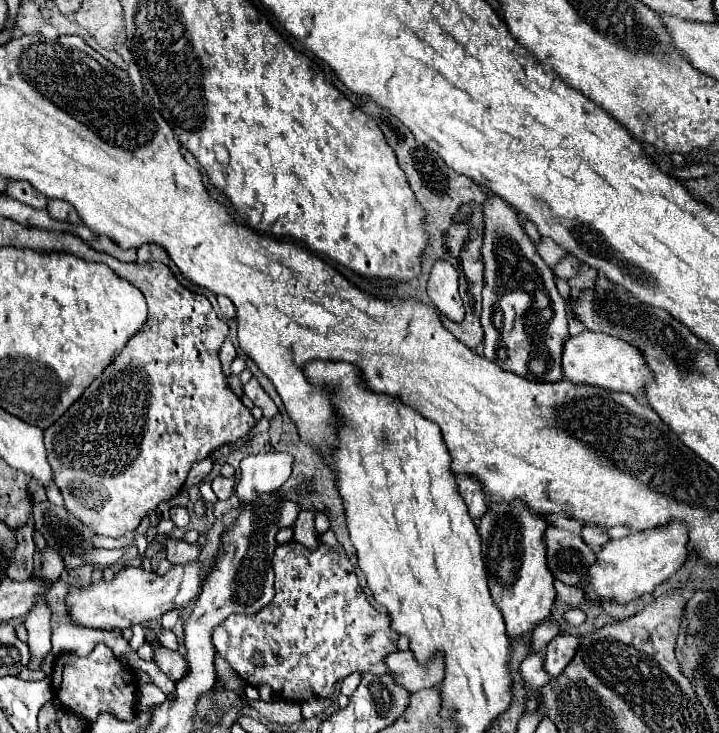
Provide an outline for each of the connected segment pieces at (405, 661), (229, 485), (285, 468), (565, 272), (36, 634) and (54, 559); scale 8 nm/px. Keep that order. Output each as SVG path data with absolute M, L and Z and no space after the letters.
M412 650L394 652L386 658L386 664L396 682L406 686L410 692L438 686L444 680L444 654L440 652L436 652L436 656L426 664L420 664Z
M218 476L218 478L212 480L212 490L216 492L218 500L228 500L232 496L232 492L234 492L234 484L236 484L236 478L234 476L232 478Z
M286 452L252 454L240 462L236 494L240 502L252 502L264 492L278 490L292 472L294 456Z
M564 256L564 258L556 264L556 268L554 268L554 276L556 276L556 278L562 278L562 280L572 278L576 272L578 272L578 260L576 260L574 256Z
M40 594L34 608L24 618L24 624L28 630L28 646L30 646L30 662L28 662L30 670L40 670L46 654L52 650L50 616L52 616L50 606L44 594Z
M46 546L46 548L42 550L40 568L38 568L36 576L38 576L38 578L42 578L42 580L46 580L48 584L52 584L52 582L56 582L56 580L60 578L62 570L64 570L62 556L60 556L56 550L52 550L50 546Z

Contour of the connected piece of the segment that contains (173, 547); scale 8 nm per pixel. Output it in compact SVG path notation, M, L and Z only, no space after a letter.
M166 538L166 552L168 552L168 560L172 564L188 564L194 562L200 554L200 546L198 544L188 544L188 542L180 542L174 538Z

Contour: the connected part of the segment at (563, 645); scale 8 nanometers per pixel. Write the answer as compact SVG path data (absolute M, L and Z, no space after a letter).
M558 634L544 650L544 668L554 678L564 672L564 668L570 664L570 660L576 654L576 648L580 646L580 636L576 634Z

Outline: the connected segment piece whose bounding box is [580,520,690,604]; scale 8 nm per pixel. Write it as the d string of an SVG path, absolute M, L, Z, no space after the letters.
M672 520L666 526L656 526L650 530L642 530L642 532L630 532L626 538L620 540L610 540L600 552L598 552L598 560L594 566L590 566L588 570L588 584L580 586L584 592L596 592L600 600L616 600L620 604L630 602L634 598L640 598L644 594L650 594L658 584L662 584L666 578L670 578L686 560L688 560L688 526L684 526L684 522Z

